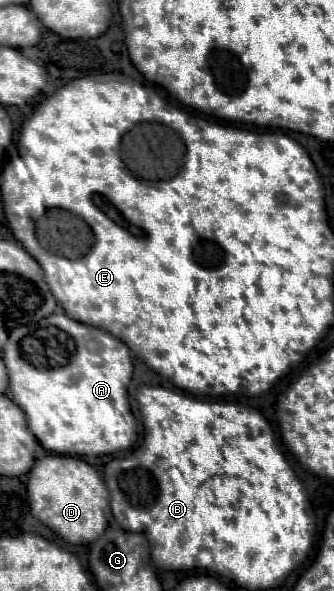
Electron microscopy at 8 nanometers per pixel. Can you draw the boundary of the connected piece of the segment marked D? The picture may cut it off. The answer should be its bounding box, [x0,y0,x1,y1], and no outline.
[27,454,109,544]

